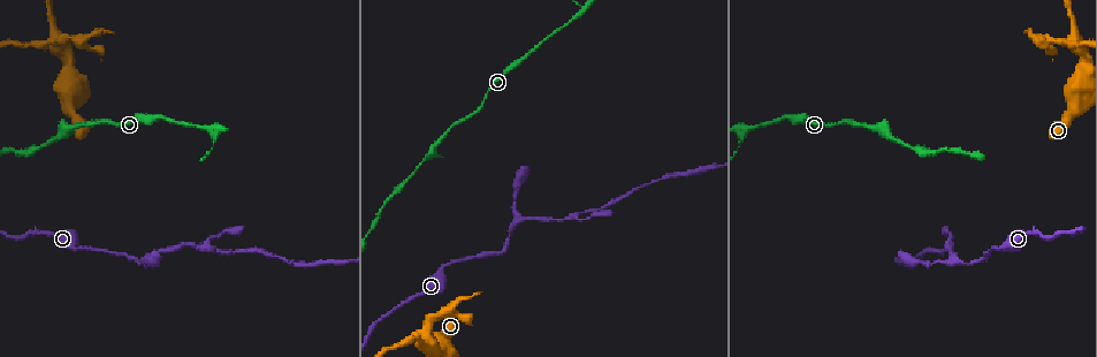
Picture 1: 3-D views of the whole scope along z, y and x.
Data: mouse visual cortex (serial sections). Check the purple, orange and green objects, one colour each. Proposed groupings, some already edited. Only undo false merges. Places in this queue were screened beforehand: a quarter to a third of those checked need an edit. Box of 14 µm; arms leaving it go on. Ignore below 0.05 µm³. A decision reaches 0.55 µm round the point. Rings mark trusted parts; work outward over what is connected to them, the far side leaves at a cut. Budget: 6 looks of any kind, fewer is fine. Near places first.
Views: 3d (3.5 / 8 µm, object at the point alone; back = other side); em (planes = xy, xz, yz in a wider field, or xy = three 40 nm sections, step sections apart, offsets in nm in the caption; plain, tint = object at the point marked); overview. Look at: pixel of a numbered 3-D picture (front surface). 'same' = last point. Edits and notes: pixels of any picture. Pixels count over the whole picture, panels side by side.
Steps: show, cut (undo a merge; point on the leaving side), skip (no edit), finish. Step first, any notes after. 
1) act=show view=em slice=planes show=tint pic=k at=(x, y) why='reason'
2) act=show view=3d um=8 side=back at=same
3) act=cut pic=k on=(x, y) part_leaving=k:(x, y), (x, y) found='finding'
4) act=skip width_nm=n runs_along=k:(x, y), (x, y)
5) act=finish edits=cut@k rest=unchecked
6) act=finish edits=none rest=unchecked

act=show view=3d um=8 pic=1 at=(510, 223) why='three arms meet'

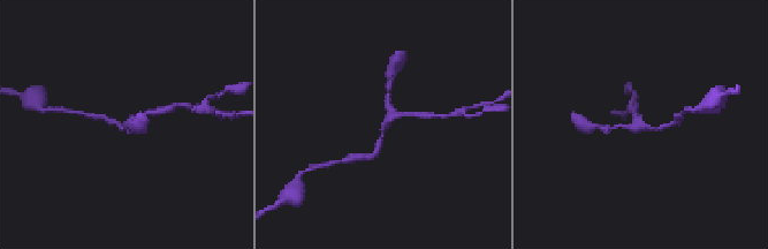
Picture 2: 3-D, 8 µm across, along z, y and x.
act=show view=3d um=3.5 pic=2 at=(643, 127) why='closer look'

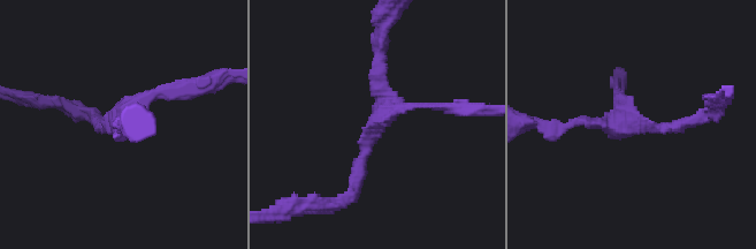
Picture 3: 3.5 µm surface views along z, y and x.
act=skip arms=3 runs_along=3:(351, 189), (372, 127), (394, 110), (443, 107) found='all the same cell'

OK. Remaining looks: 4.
act=show view=3d um=3.5 pic=1 at=(946, 247) why='a fork'

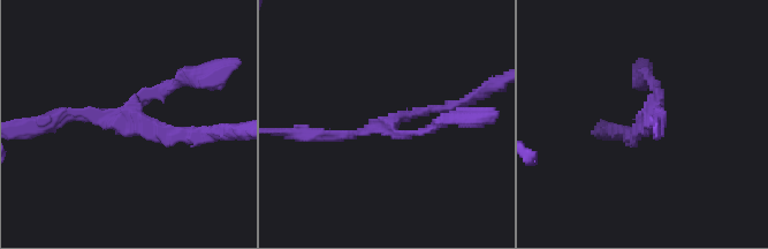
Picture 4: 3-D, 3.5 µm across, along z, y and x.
act=show view=em slice=planes show=plain pic=4 at=(647, 118) arms=3 arm_widths_nm=100,150,150

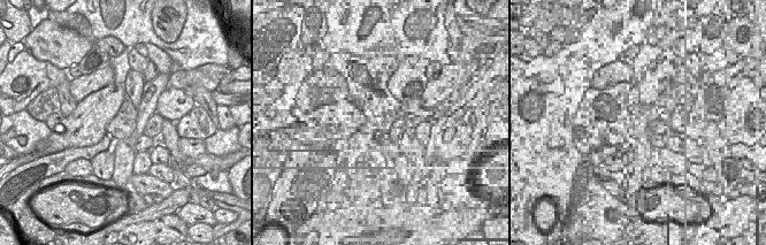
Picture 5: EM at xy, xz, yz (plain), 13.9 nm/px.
act=show view=em slice=planes show=tint at=same why='where the object lies'

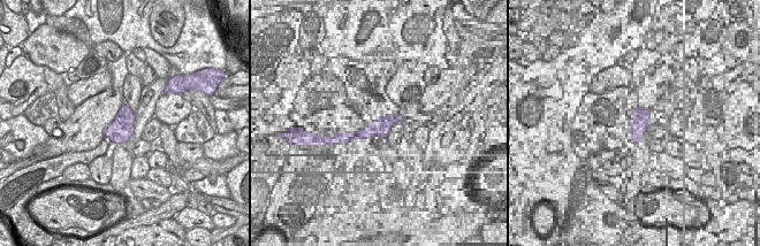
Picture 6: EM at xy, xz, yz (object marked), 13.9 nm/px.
act=skip runs_along=4:(311, 135), (354, 135), (453, 105) found='one cell here'

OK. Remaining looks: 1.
act=finish edits=none rest=unchecked

